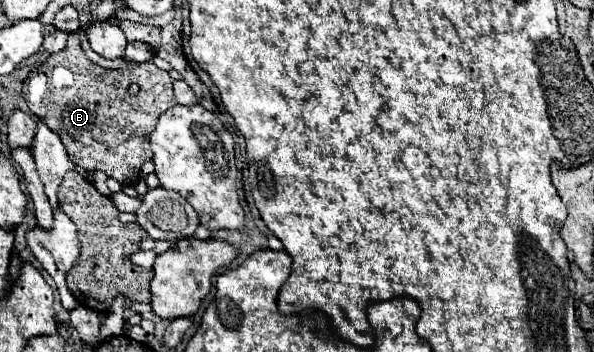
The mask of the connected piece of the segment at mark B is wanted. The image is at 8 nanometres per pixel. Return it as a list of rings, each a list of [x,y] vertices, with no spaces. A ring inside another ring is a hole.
[[[68,35],[68,43],[62,51],[52,53],[42,65],[38,65],[28,79],[24,81],[24,99],[32,115],[44,119],[50,129],[54,129],[68,151],[68,157],[76,161],[82,169],[104,171],[108,177],[114,177],[120,185],[136,185],[140,179],[140,167],[152,159],[152,149],[148,145],[148,137],[154,131],[156,121],[164,111],[176,105],[172,93],[172,79],[168,71],[158,69],[152,61],[142,65],[128,65],[122,69],[104,69],[90,61],[80,47],[76,35]],[[138,83],[140,93],[130,95],[128,85]]]

